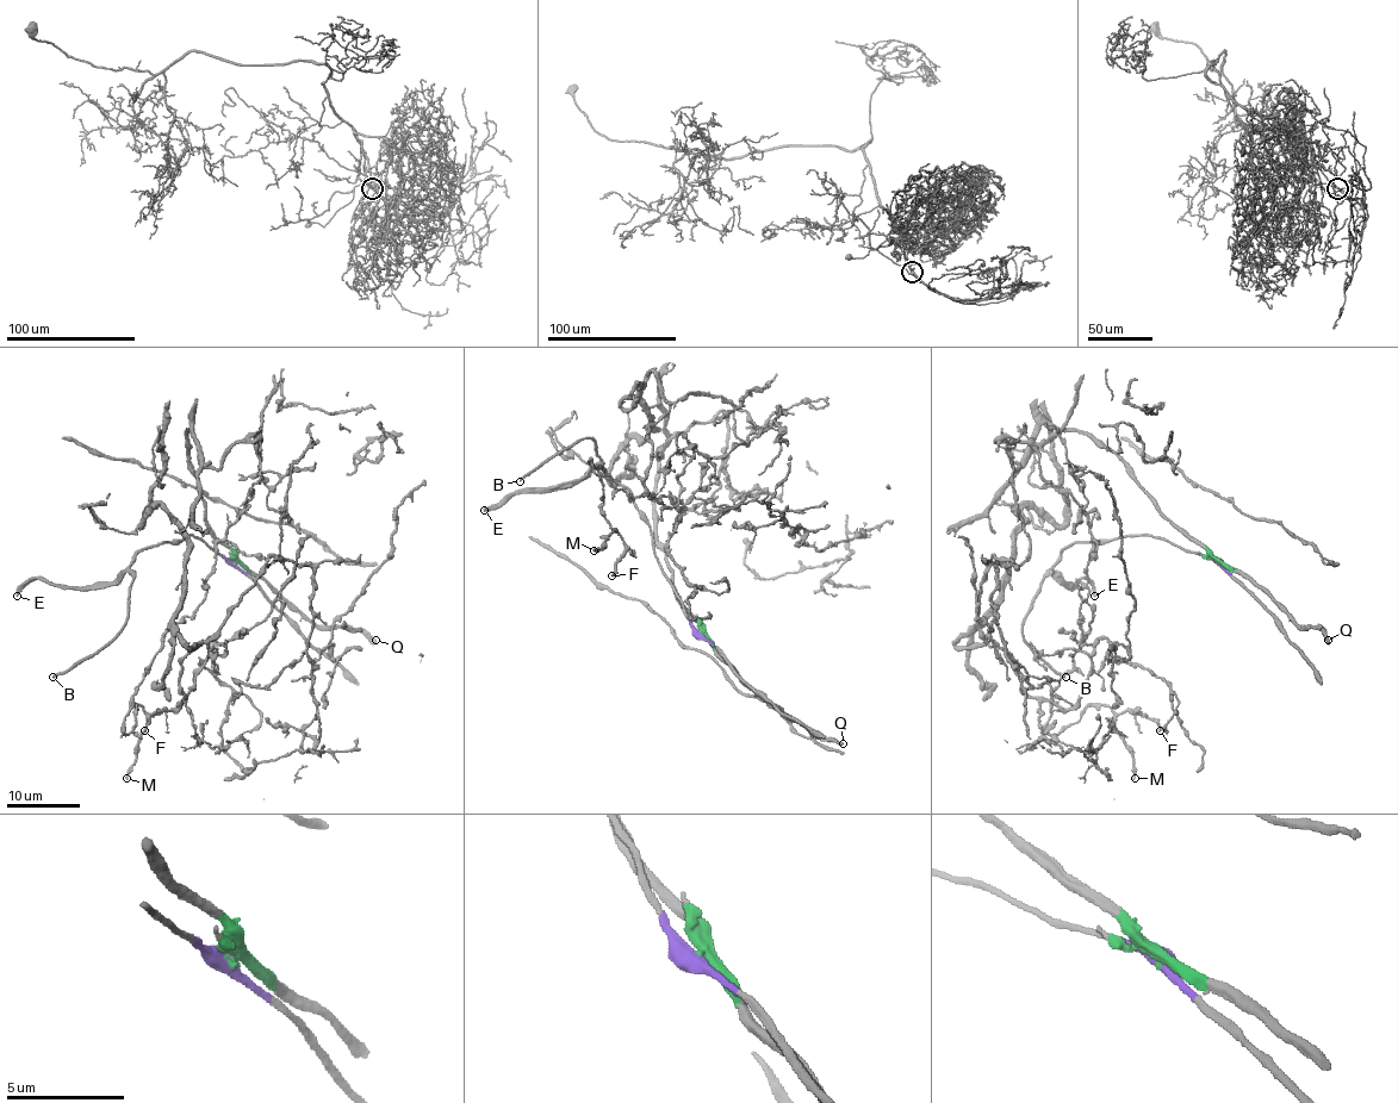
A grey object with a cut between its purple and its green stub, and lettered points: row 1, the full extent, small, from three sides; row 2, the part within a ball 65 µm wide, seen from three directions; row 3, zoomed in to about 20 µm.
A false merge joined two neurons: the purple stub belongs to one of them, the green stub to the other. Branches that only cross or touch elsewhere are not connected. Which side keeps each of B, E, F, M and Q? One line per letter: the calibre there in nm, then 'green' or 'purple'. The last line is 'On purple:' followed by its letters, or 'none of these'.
B: 240 nm thick; purple
E: 320 nm thick; purple
F: 220 nm thick; green
M: 200 nm thick; green
Q: 420 nm thick; green
On purple: B, E

